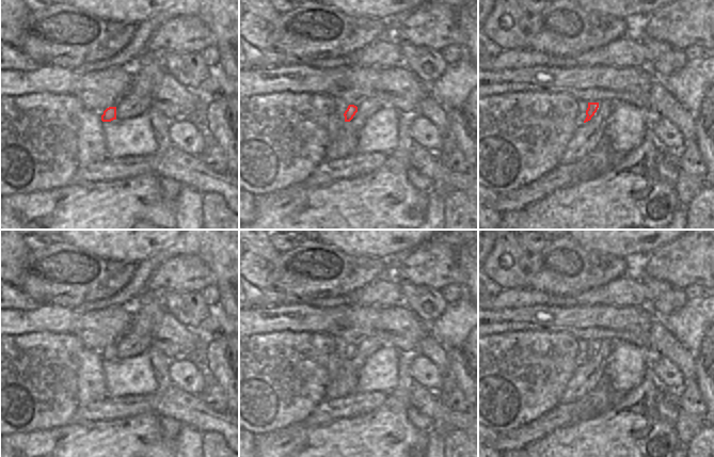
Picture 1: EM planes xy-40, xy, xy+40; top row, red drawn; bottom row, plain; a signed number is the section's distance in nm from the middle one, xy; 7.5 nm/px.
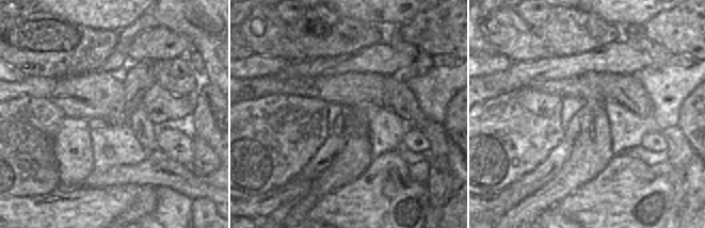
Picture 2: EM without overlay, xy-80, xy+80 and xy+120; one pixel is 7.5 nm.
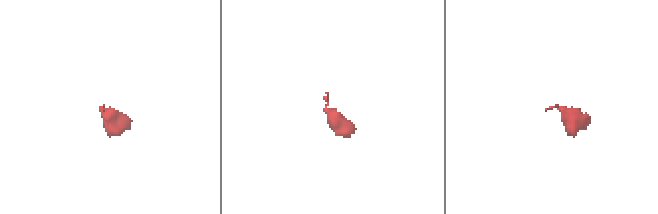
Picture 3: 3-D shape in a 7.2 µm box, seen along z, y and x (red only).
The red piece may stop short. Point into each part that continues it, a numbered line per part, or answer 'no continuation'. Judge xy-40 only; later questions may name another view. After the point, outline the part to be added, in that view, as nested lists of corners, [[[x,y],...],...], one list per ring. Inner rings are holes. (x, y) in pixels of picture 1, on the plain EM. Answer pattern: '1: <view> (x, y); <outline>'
no continuation

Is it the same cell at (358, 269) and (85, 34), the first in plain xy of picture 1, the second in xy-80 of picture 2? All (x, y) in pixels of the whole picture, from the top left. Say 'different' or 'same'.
same

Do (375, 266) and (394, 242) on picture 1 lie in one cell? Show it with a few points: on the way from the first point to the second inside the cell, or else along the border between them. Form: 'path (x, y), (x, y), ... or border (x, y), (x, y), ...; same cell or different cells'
border (356, 255), (375, 255), (384, 258); different cells

